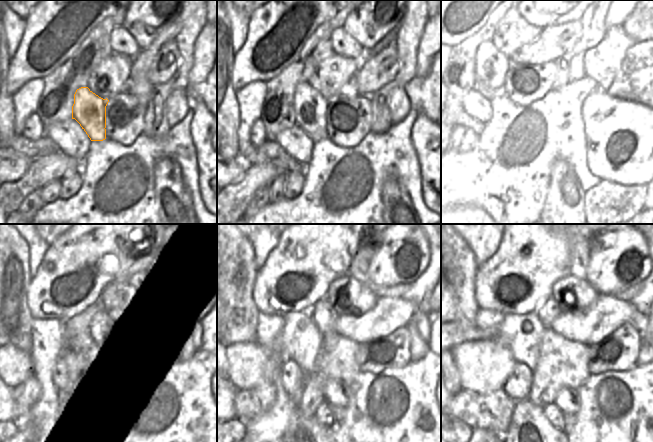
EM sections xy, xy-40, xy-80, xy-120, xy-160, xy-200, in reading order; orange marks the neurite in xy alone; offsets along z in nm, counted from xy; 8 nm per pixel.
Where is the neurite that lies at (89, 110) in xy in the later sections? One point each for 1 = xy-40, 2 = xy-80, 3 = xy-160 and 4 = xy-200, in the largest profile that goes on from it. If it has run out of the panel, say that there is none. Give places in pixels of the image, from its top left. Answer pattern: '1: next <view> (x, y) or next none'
1: next xy-40 (310, 108)
2: next xy-80 (533, 104)
3: next xy-160 (323, 314)
4: next xy-200 (548, 309)

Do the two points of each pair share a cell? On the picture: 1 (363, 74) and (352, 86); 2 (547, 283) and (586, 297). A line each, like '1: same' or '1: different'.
1: different
2: different

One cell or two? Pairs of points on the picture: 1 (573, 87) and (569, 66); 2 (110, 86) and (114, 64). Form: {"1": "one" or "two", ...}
{"1": "one", "2": "one"}

